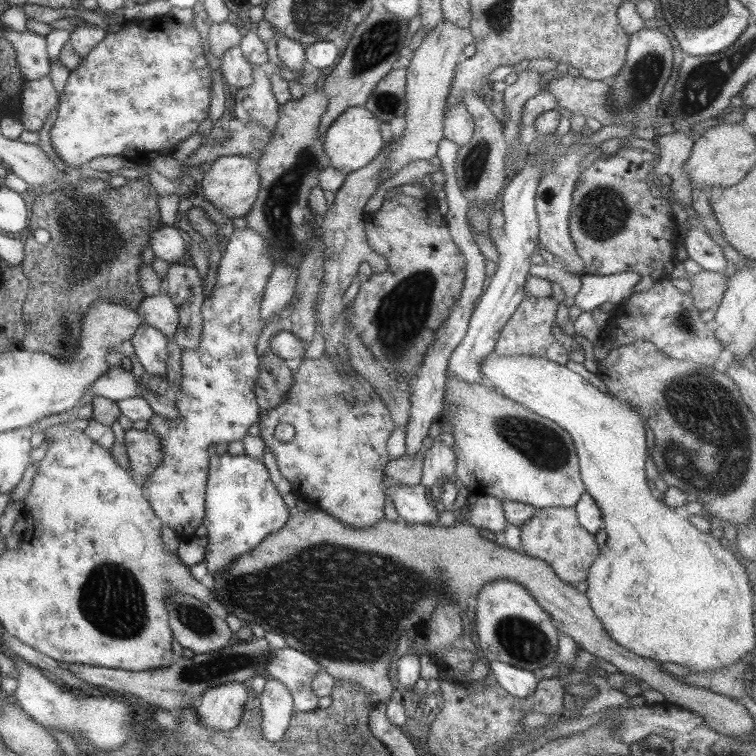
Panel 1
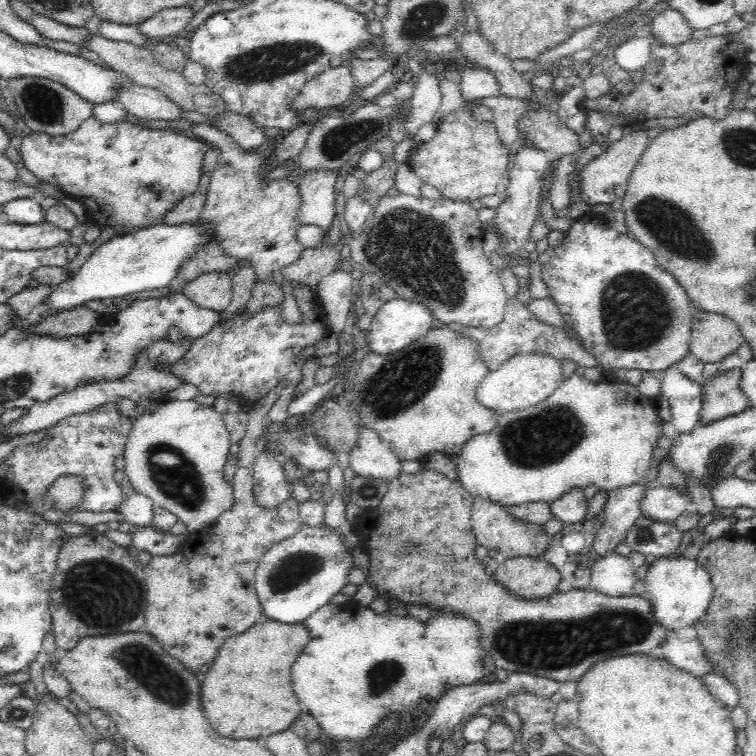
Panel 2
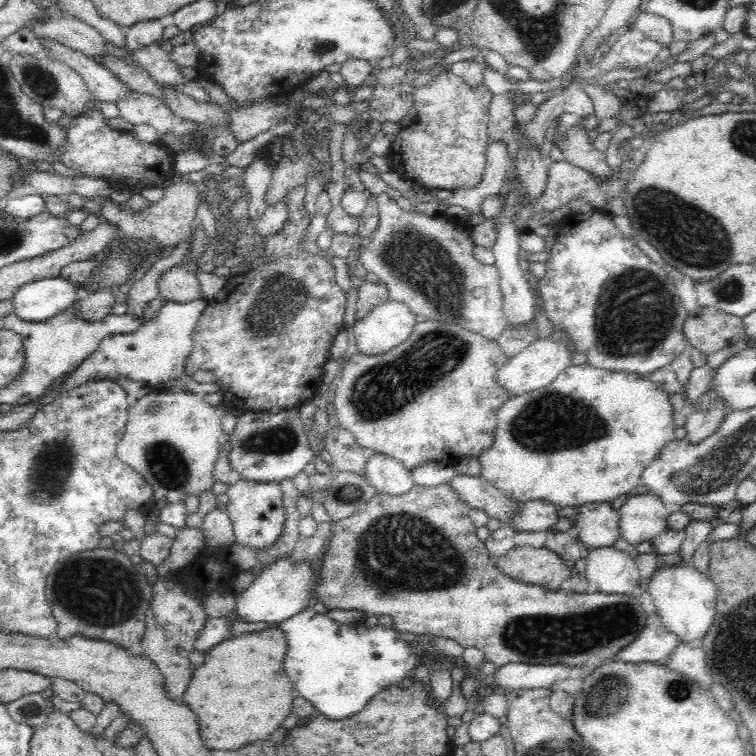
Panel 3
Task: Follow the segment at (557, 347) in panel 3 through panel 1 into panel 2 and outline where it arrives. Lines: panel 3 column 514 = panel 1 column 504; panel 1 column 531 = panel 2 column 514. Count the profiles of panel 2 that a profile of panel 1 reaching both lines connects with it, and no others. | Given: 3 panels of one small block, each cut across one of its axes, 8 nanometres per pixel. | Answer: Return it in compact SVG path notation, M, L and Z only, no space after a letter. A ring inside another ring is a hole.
M547 351L515 354L498 370L489 372L479 382L476 397L484 407L501 415L508 411L519 411L536 406L546 400L564 379L560 361L550 356Z

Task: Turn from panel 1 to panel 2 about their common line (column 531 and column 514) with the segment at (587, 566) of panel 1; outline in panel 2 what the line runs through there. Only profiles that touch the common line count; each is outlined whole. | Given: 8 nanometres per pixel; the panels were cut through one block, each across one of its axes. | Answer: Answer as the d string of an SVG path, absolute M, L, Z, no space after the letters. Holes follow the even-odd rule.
M482 497L473 499L471 526L477 544L485 547L489 551L498 549L500 551L500 559L530 556L531 558L537 558L537 560L544 560L546 548L552 544L552 538L554 538L546 535L542 531L542 526L532 525L522 522L522 520L518 521L518 519L510 517L508 513L505 513L503 507L498 503Z

